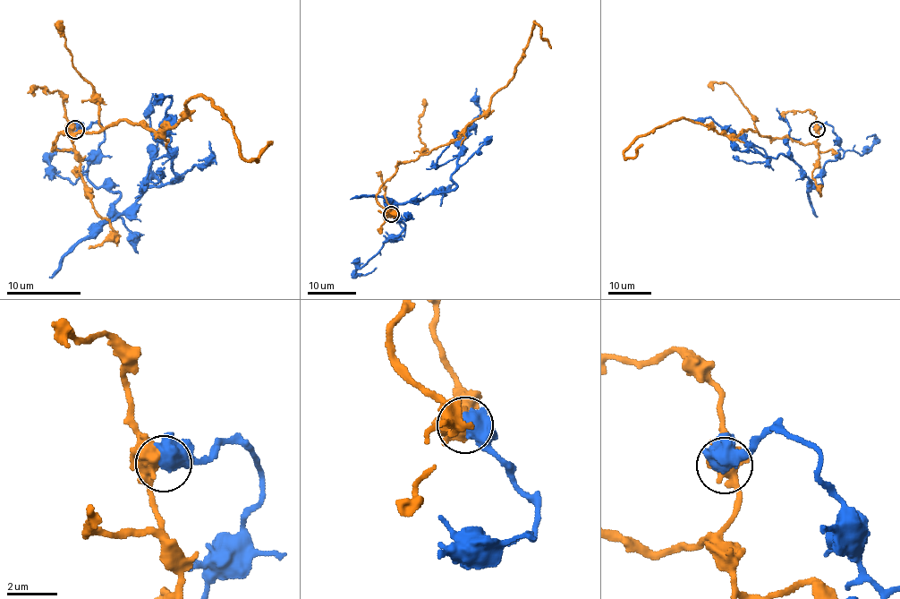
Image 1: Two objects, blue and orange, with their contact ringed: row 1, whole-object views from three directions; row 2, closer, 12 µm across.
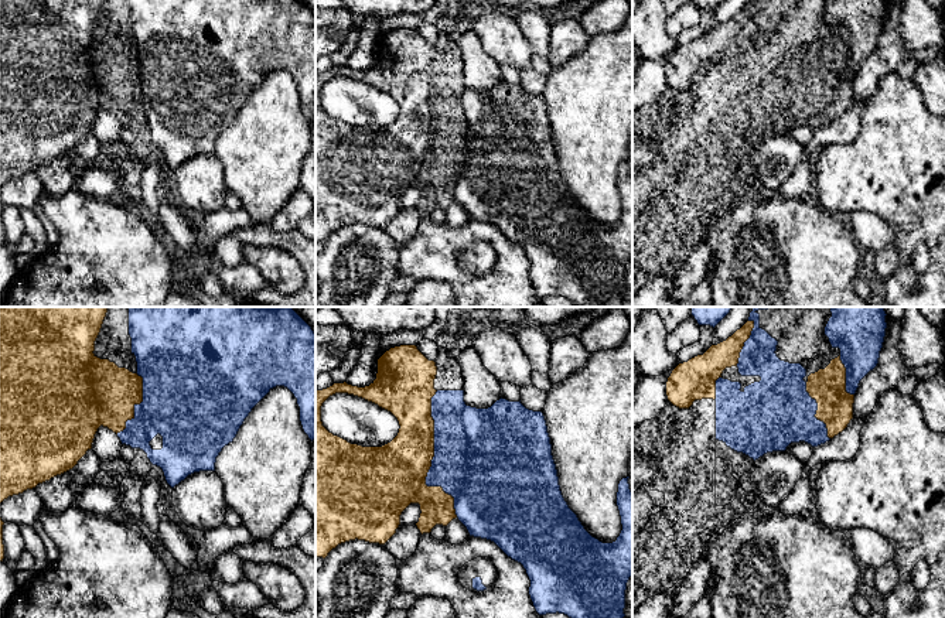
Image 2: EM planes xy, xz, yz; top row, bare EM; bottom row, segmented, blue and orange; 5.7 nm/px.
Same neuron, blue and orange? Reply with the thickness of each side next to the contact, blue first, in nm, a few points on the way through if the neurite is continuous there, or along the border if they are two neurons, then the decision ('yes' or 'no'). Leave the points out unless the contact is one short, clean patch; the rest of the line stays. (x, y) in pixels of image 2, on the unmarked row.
480 nm thick on the blue side, 360 nm on the other; no

